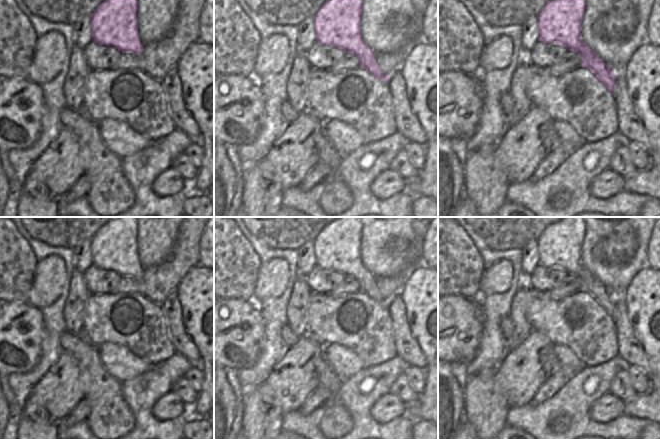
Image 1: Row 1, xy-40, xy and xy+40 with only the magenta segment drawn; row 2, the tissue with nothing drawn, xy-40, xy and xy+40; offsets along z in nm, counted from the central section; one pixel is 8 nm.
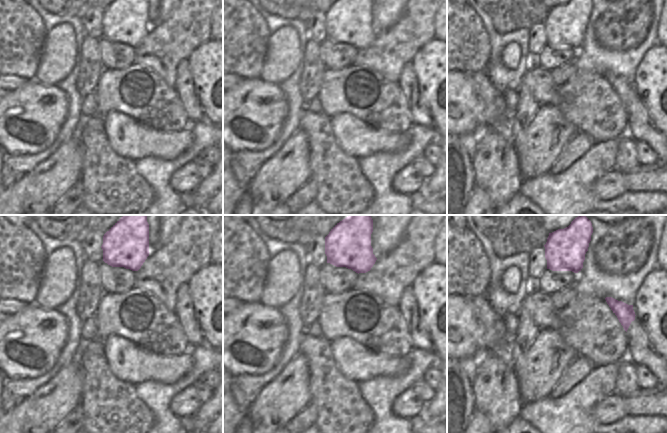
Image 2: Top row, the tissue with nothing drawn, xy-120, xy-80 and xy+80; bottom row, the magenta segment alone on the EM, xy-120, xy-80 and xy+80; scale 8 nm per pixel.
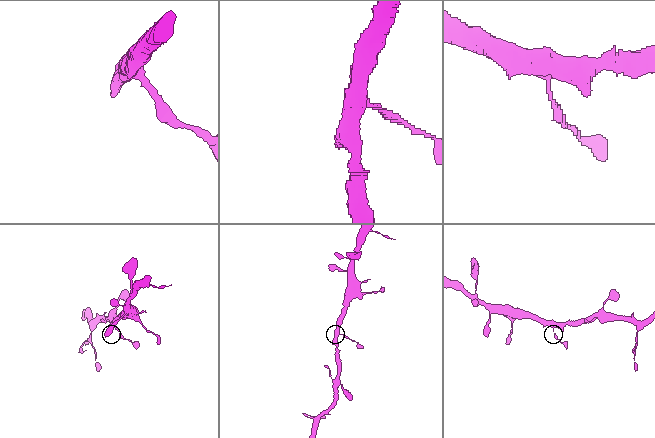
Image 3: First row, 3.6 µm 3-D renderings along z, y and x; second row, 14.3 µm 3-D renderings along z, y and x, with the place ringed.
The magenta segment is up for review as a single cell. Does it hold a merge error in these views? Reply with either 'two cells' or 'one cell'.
one cell

